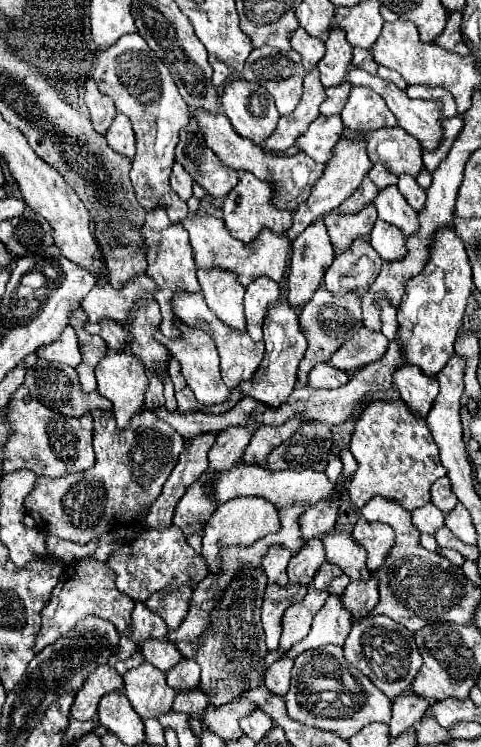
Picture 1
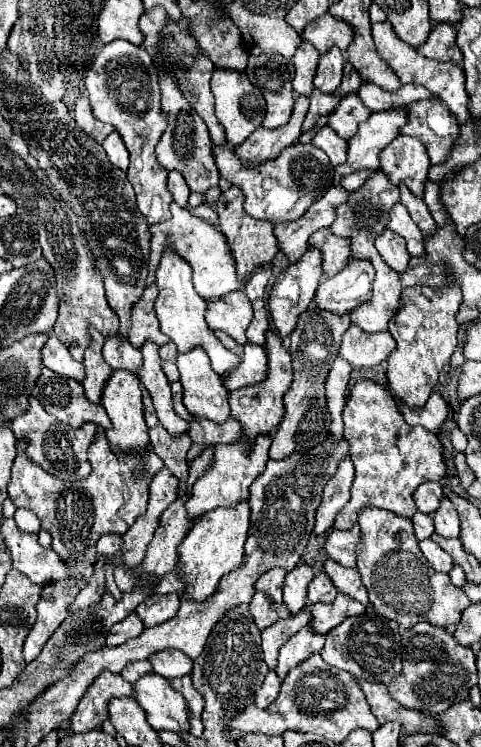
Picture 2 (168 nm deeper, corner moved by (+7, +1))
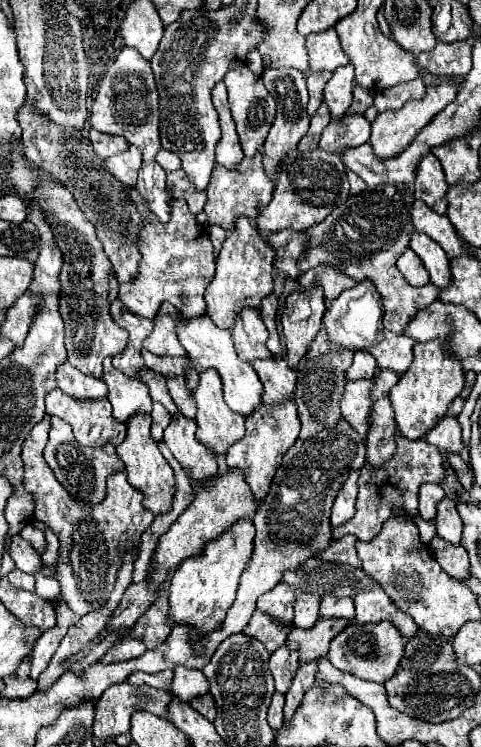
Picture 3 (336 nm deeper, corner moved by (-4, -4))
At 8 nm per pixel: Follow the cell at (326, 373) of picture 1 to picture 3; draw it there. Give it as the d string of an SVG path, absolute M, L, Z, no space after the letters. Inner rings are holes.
M355 353L355 359L351 367L347 369L347 381L357 381L357 379L373 379L375 377L375 359L369 353Z

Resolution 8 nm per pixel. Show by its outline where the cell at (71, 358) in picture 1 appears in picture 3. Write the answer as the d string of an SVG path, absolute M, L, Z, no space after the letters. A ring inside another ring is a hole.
M69 361L57 369L57 387L75 399L99 399L107 397L107 385L97 377L79 373Z

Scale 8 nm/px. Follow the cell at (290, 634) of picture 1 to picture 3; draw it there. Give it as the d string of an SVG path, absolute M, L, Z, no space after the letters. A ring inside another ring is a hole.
M281 645L271 655L269 667L275 679L275 689L279 693L287 693L291 679L295 675L295 669L299 667L299 653L295 653L295 649L287 649L287 645Z

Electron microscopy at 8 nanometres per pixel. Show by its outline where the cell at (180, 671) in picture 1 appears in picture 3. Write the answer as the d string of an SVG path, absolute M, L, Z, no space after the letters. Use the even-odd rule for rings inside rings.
M205 693L203 697L193 697L189 701L189 705L193 709L197 709L203 717L207 717L209 721L215 721L215 703L213 703L213 697L209 693Z

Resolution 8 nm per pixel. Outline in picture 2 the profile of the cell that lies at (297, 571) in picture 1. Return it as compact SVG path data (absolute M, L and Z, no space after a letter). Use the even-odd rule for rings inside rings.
M298 564L292 572L286 574L284 582L284 604L290 614L298 614L306 606L306 590L314 578L314 568L308 564Z

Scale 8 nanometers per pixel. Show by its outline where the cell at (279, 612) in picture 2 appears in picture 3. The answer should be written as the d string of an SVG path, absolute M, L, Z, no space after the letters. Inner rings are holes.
M259 609L253 613L249 625L245 627L245 633L259 639L265 649L269 653L273 653L279 645L283 645L287 641L287 633L291 633L295 625L287 625L287 629L283 629L283 625L275 625L275 621L271 621L271 617L265 617L265 613L259 613Z

